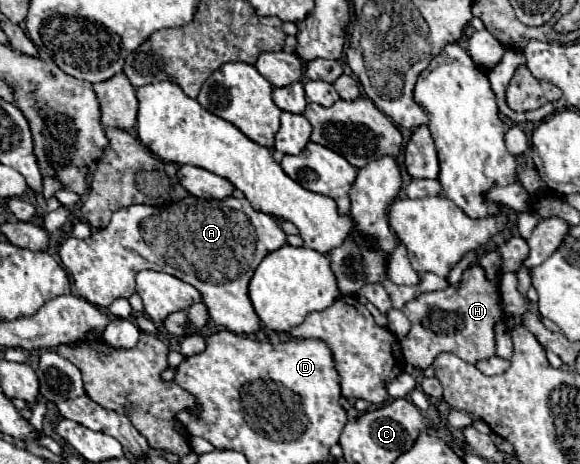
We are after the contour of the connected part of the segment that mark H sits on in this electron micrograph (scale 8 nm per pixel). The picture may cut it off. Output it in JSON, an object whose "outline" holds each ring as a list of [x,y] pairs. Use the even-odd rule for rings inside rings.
{"outline":[[[479,264],[469,265],[463,271],[457,287],[447,287],[443,291],[419,295],[415,301],[403,307],[403,313],[411,321],[411,331],[407,339],[401,341],[403,357],[407,363],[419,369],[427,369],[433,359],[443,353],[455,353],[467,363],[477,363],[495,355],[495,325],[505,319],[499,305],[499,279],[489,279]]]}

